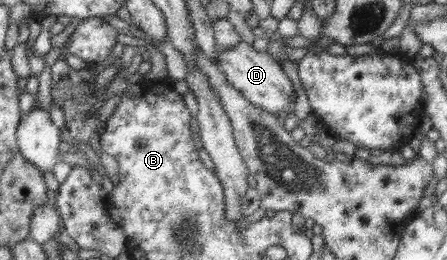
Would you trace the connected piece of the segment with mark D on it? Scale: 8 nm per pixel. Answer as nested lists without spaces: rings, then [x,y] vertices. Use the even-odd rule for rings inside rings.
[[[240,41],[229,49],[220,49],[221,53],[217,56],[218,62],[215,66],[226,76],[227,83],[238,90],[243,98],[270,114],[294,112],[296,94],[292,81],[288,79],[283,68],[270,53],[256,51],[252,45],[244,41]]]

